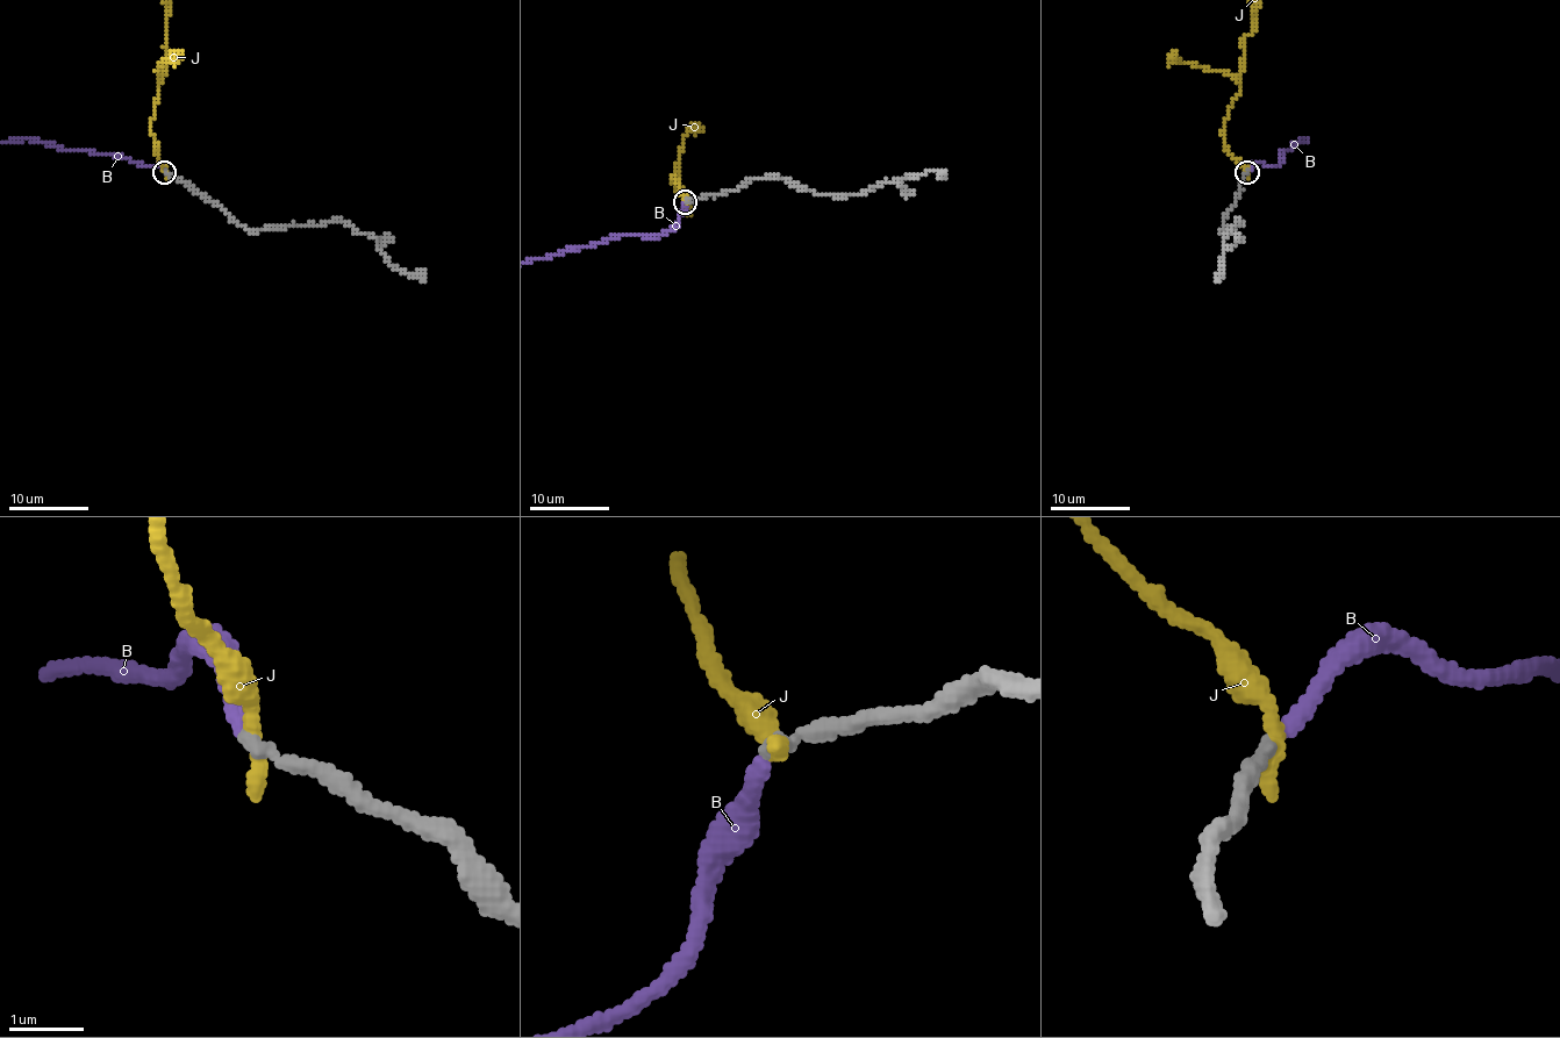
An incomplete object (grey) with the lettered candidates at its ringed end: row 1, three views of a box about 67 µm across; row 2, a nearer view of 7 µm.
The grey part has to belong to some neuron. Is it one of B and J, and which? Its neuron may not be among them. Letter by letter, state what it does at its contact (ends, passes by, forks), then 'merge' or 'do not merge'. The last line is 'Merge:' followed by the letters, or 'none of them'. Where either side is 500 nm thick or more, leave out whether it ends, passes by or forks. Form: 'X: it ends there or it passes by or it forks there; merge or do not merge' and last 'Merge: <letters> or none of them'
B: it ends there; merge
J: it ends there; do not merge
Merge: B

